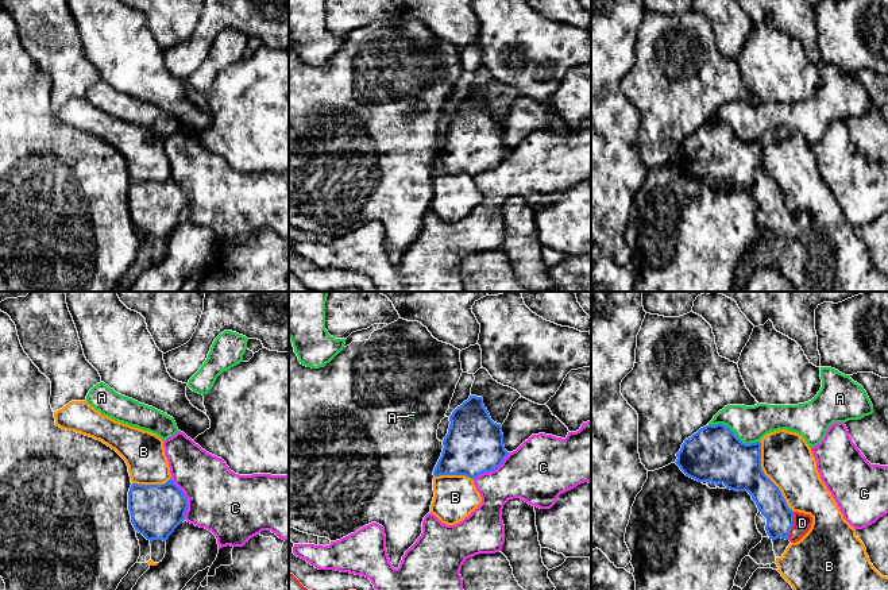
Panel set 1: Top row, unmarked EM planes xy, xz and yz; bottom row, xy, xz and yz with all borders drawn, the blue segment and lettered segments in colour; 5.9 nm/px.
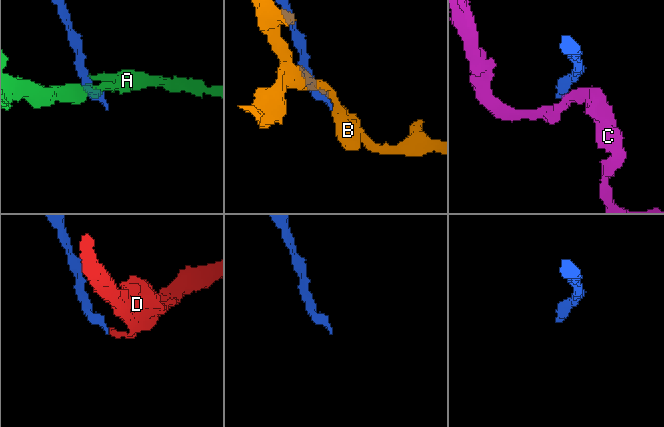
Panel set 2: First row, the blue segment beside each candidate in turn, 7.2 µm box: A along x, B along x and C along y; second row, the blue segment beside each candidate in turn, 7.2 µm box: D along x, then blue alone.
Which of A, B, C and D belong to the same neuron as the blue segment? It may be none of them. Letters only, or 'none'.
D

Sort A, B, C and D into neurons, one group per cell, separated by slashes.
A / B / C / D

